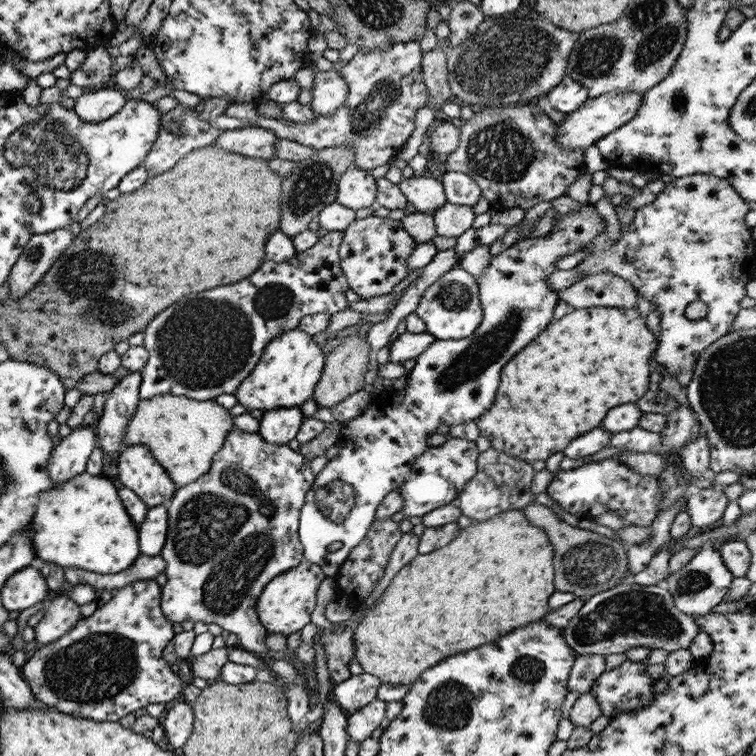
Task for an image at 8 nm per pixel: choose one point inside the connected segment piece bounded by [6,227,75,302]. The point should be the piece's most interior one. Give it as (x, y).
(44, 250)

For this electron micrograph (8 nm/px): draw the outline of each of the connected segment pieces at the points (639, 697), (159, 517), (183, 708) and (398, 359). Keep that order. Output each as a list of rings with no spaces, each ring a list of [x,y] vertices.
[[[627,660],[618,668],[604,672],[597,678],[595,684],[590,688],[590,693],[596,695],[598,699],[598,705],[600,705],[600,712],[602,715],[611,717],[616,713],[622,713],[622,711],[632,711],[634,709],[640,710],[646,705],[650,705],[654,698],[656,698],[656,692],[653,685],[656,680],[650,678],[644,673],[646,669],[644,660],[638,663],[627,662]]]
[[[165,504],[147,510],[139,526],[139,551],[146,556],[158,556],[166,542],[168,514]]]
[[[184,700],[171,703],[161,716],[160,725],[164,730],[165,738],[174,749],[182,748],[192,734],[194,711]]]
[[[406,331],[387,346],[385,351],[390,353],[388,362],[403,363],[415,359],[419,354],[424,353],[434,340],[436,337],[428,331],[422,333]]]

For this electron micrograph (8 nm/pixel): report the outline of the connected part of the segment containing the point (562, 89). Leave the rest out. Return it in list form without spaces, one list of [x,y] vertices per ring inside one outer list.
[[[568,75],[562,77],[547,96],[550,106],[565,114],[578,110],[586,100],[590,99],[588,89]]]

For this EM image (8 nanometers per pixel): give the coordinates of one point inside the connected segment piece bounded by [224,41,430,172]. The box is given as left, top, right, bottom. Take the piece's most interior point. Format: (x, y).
(386, 87)

